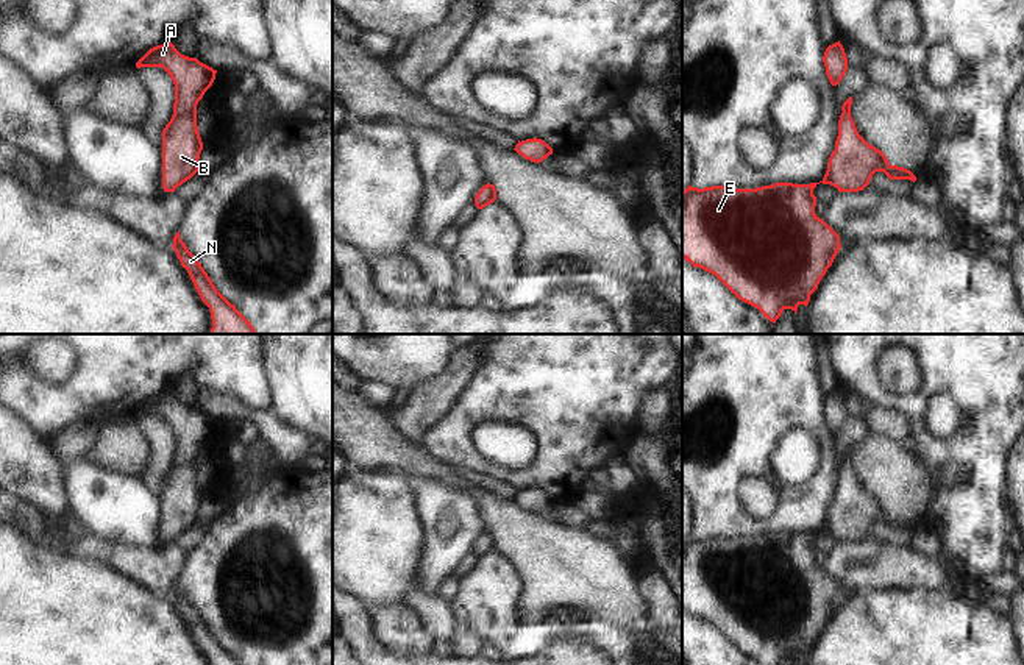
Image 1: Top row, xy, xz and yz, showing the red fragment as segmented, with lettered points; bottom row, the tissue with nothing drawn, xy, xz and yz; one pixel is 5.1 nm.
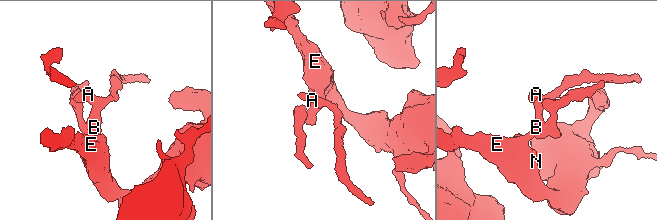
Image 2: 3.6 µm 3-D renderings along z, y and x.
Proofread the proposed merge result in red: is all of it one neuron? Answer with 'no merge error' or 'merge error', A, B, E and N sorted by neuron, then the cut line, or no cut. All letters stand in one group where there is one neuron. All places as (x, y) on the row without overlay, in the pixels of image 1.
no merge error; groups A B E N; cut none

